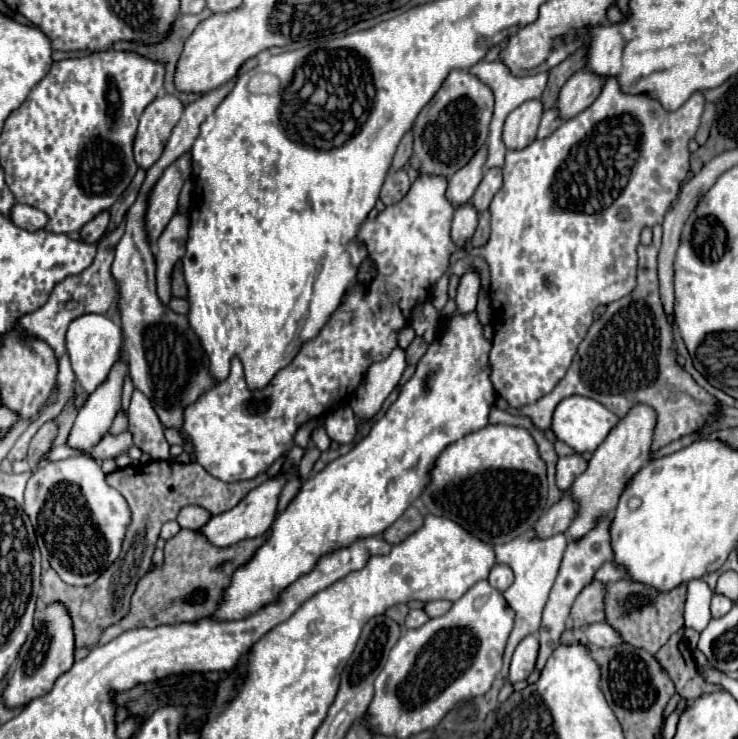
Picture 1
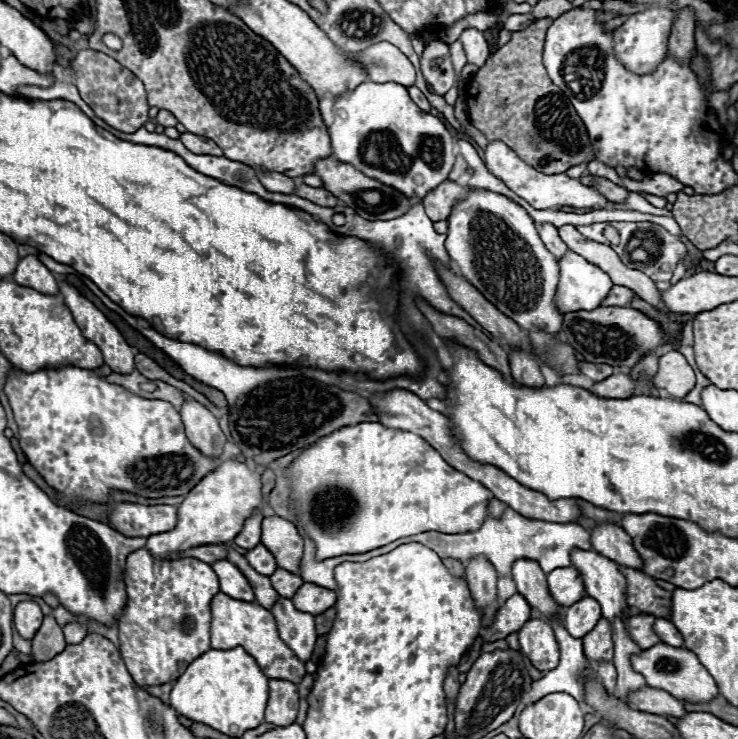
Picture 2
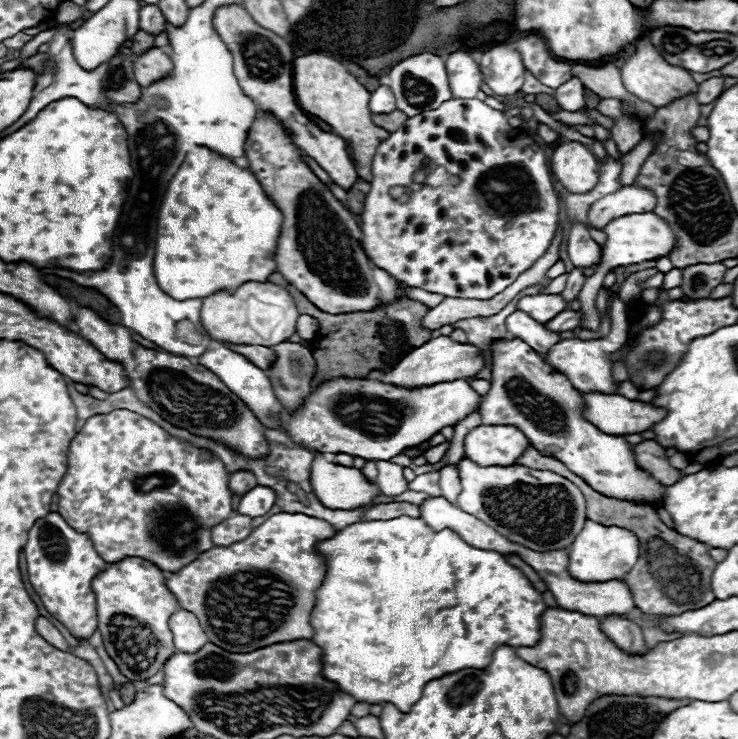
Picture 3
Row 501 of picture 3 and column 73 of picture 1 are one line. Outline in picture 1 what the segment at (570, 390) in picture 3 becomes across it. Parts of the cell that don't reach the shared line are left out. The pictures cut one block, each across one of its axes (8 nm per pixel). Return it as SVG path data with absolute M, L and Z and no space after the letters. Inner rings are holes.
M52 602L34 612L34 624L28 632L28 638L12 666L8 684L2 692L4 704L8 708L24 706L36 696L50 692L52 684L58 676L68 672L74 664L74 632L72 632L72 616L68 616L68 608L60 602Z

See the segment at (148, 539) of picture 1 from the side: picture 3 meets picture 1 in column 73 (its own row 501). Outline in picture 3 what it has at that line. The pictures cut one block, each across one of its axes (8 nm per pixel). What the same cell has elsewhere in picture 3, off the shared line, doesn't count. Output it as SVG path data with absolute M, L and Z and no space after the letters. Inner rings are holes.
M530 446L526 450L526 454L518 460L518 464L534 468L534 470L550 470L550 472L556 472L558 476L572 480L572 484L576 484L584 492L586 516L590 520L600 522L604 526L628 528L638 536L640 556L638 556L638 562L632 568L632 572L628 572L628 576L624 576L624 582L630 586L630 590L634 594L634 602L642 612L674 616L674 614L682 614L688 610L704 608L712 600L716 600L712 586L710 586L716 562L708 556L710 548L706 544L670 530L650 506L636 506L632 502L622 502L622 500L608 498L608 496L594 492L580 476L572 474L560 460L540 454L534 446Z

